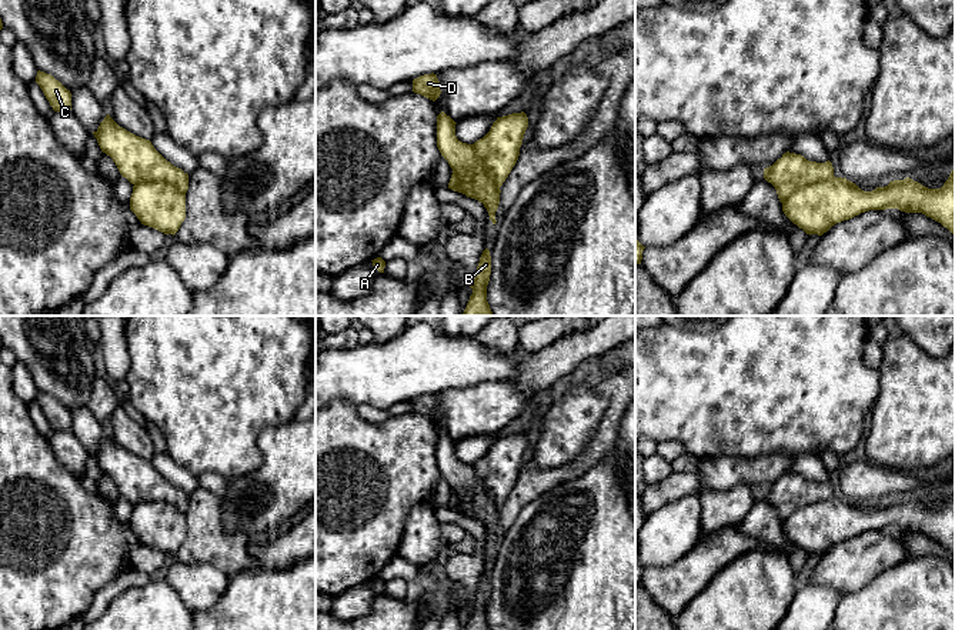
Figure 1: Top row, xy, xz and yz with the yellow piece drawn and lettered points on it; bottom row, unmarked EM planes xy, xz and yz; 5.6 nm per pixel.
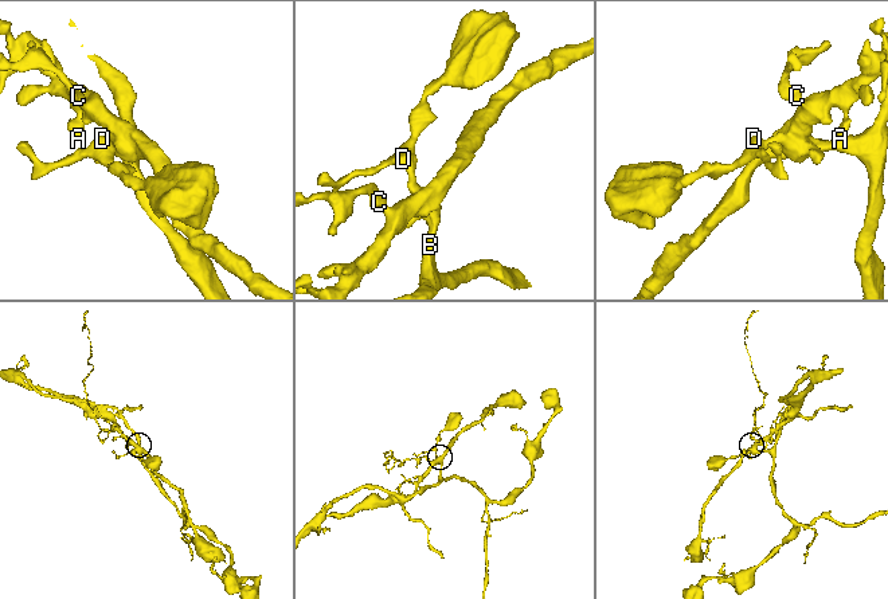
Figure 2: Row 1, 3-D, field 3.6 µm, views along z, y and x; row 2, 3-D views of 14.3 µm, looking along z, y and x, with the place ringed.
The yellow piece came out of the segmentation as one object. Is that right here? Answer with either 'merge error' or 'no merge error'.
merge error

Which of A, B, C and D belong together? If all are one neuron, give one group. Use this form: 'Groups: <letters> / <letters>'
Groups: A C / B D

